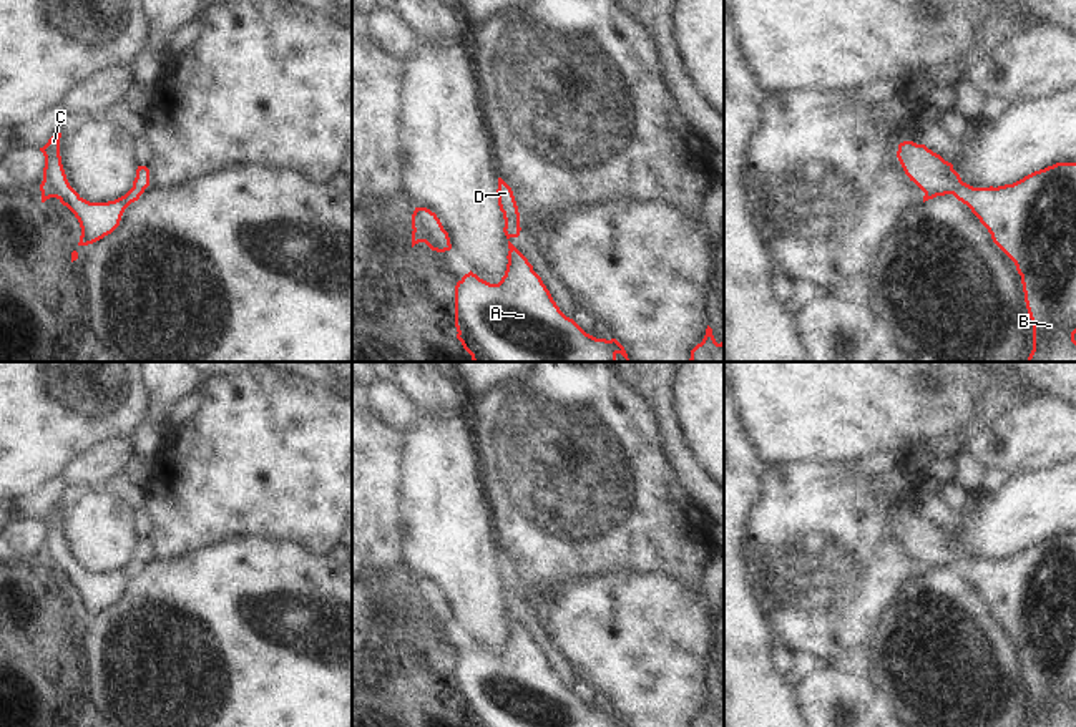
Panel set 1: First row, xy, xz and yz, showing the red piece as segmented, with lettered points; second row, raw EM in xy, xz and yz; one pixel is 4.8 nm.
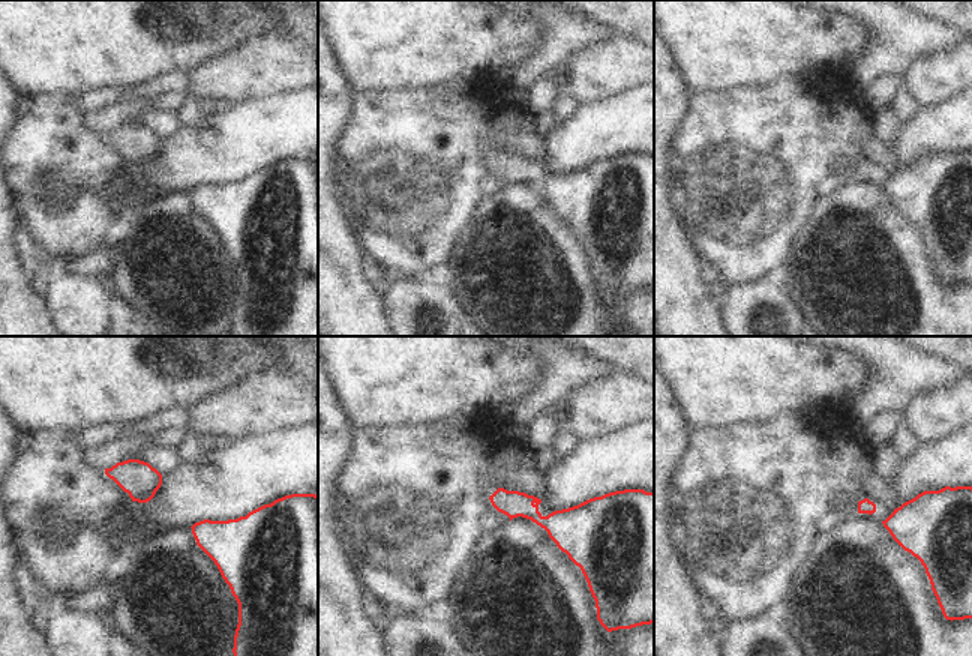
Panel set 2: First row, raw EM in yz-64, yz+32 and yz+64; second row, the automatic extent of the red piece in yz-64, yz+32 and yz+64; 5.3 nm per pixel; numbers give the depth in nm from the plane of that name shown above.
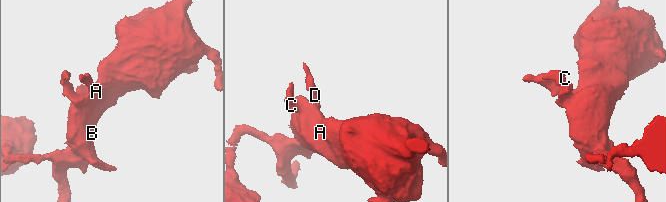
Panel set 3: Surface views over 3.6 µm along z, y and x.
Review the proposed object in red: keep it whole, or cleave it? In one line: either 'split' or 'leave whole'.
leave whole

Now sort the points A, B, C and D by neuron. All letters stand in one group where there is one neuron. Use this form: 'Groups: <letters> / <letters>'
Groups: A B C D

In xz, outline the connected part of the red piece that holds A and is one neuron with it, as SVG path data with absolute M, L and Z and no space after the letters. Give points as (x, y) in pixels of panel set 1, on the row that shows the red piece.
M510 241L508 249L506 271L498 284L490 284L470 271L455 285L457 339L473 362L616 362L618 354L631 362L616 339L596 339L566 317L528 259Z

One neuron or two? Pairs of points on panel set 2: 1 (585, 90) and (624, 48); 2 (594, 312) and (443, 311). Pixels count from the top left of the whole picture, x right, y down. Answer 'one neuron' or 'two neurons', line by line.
1: one neuron
2: two neurons

